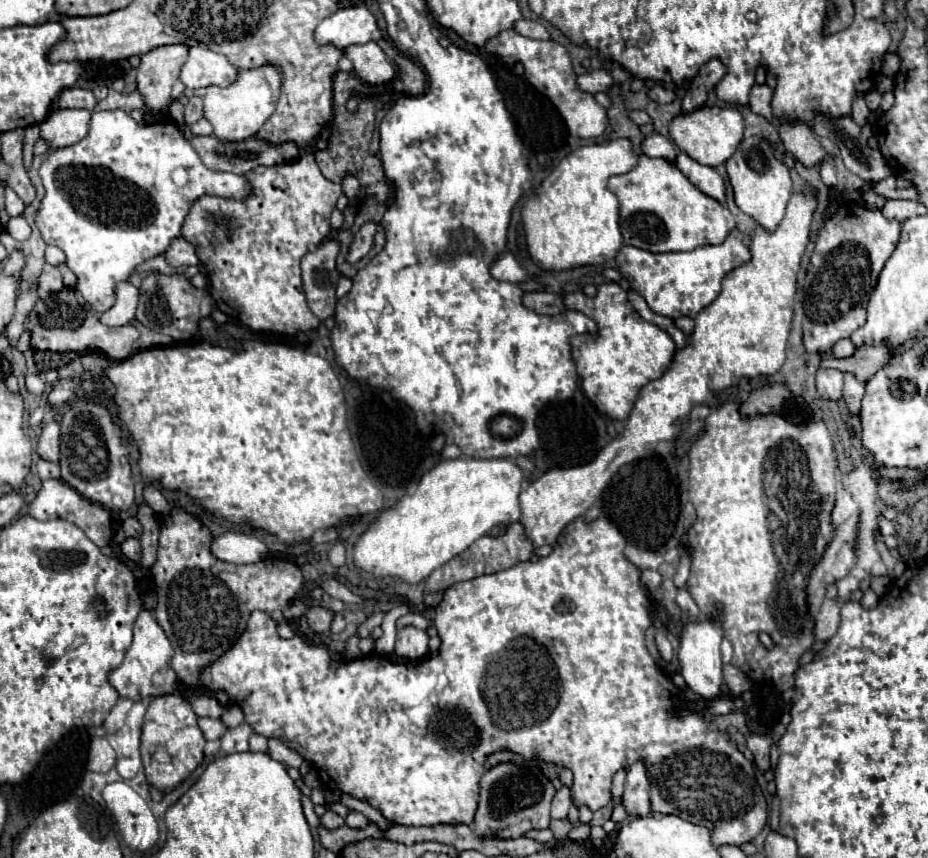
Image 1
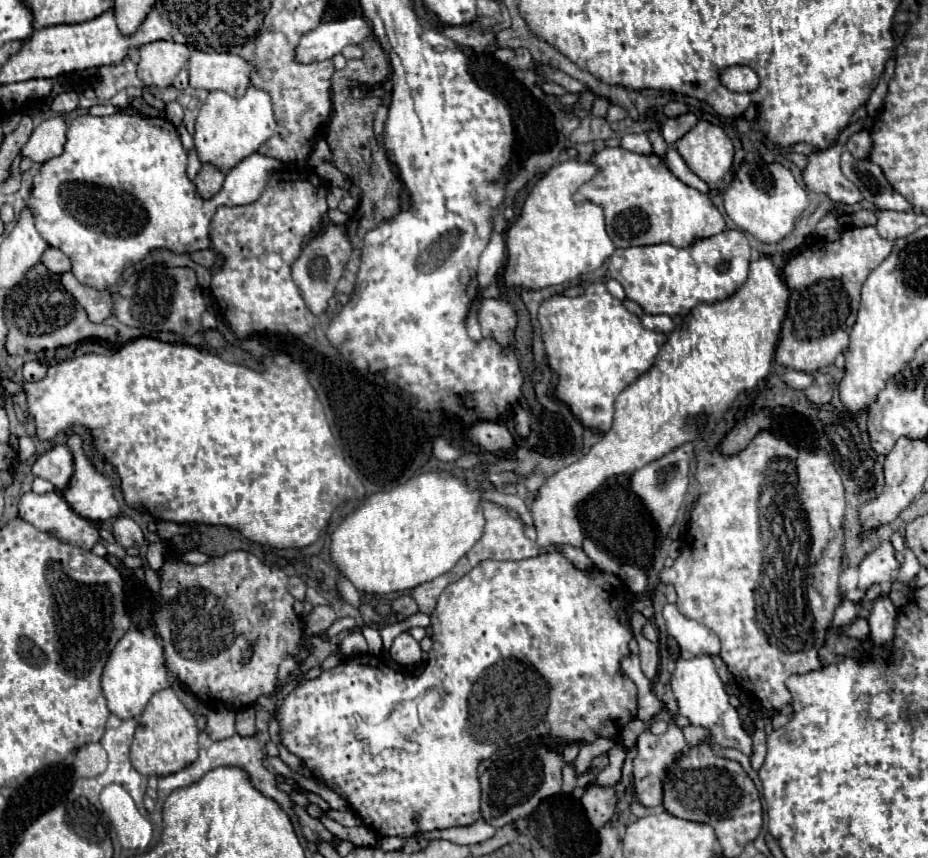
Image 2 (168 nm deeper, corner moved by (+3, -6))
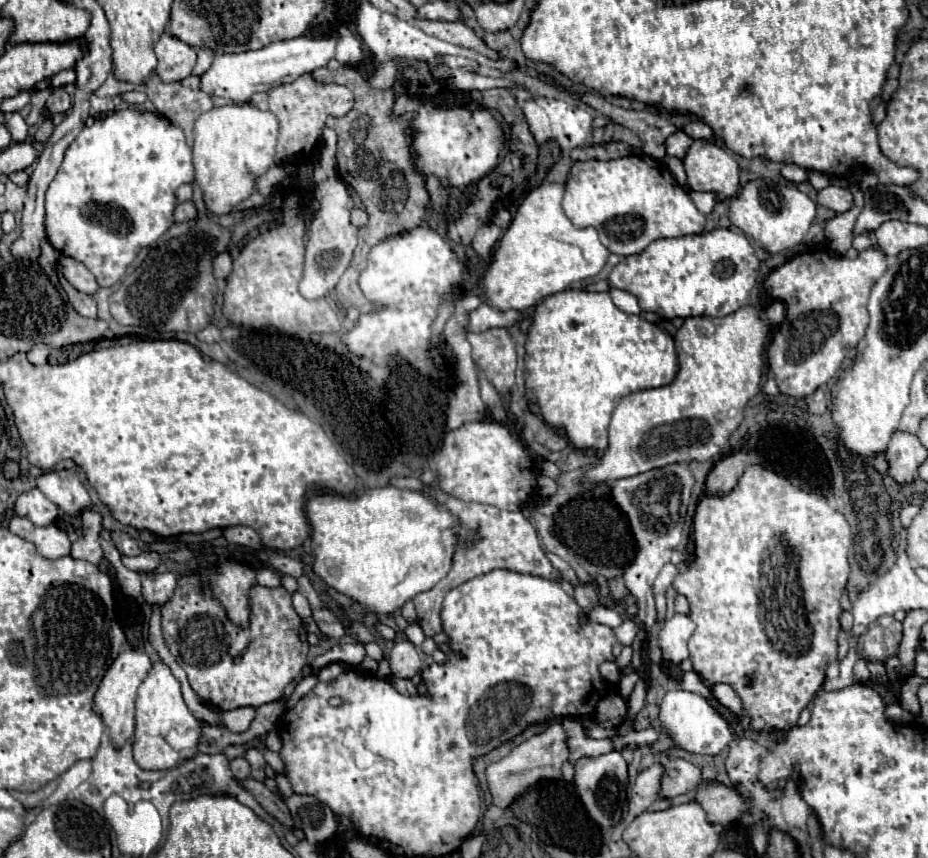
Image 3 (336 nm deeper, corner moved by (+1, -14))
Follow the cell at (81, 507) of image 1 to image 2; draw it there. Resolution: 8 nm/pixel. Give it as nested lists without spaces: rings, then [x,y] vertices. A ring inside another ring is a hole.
[[[50,491],[50,493],[44,493],[44,495],[38,495],[38,493],[24,493],[20,503],[18,503],[18,511],[20,511],[20,517],[28,523],[32,523],[36,529],[40,531],[56,531],[56,535],[60,535],[60,539],[68,541],[68,543],[76,543],[78,547],[84,547],[84,549],[92,549],[96,543],[100,543],[100,533],[98,533],[98,527],[88,521],[86,517],[78,515],[70,505],[68,501],[62,497],[60,491]]]

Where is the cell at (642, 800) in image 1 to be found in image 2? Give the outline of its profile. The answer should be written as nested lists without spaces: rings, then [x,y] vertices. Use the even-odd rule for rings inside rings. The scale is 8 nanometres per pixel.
[[[670,699],[670,711],[668,711],[668,714],[670,721],[668,721],[668,731],[664,735],[652,735],[650,731],[644,731],[644,733],[638,735],[638,755],[634,757],[634,763],[632,763],[632,789],[634,789],[636,801],[642,803],[648,809],[660,807],[660,803],[662,803],[664,771],[680,753],[684,753],[688,749],[684,733],[682,733],[682,729],[674,721],[678,715],[674,699]]]

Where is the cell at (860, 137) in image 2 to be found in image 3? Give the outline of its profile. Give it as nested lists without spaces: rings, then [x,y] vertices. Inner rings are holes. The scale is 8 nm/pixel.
[[[852,189],[852,193],[854,193],[856,207],[826,221],[826,225],[824,225],[824,233],[826,233],[826,239],[830,243],[830,251],[834,251],[838,257],[844,257],[846,251],[852,247],[852,227],[854,227],[858,213],[864,207],[864,199],[862,199],[860,189]]]

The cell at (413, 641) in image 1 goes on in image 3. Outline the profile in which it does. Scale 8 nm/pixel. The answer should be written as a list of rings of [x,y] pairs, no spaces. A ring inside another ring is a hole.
[[[408,639],[396,641],[388,663],[390,663],[392,675],[400,677],[400,679],[412,679],[422,669],[420,655],[418,655],[416,647]]]

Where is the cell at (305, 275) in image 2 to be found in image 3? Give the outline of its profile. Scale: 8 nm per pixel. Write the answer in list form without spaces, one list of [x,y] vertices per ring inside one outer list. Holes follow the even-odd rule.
[[[332,175],[316,185],[314,197],[318,199],[320,207],[314,213],[308,227],[306,265],[304,265],[304,279],[300,283],[300,295],[306,299],[320,299],[332,291],[340,275],[350,265],[352,253],[358,243],[358,235],[356,235],[358,229],[350,223],[350,211],[354,209],[354,199],[348,193],[346,183],[338,175]]]

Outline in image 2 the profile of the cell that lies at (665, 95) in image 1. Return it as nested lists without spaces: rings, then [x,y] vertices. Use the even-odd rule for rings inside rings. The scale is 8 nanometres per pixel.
[[[668,101],[664,107],[662,107],[662,113],[666,117],[676,117],[676,115],[682,115],[686,113],[686,105],[682,101]]]

